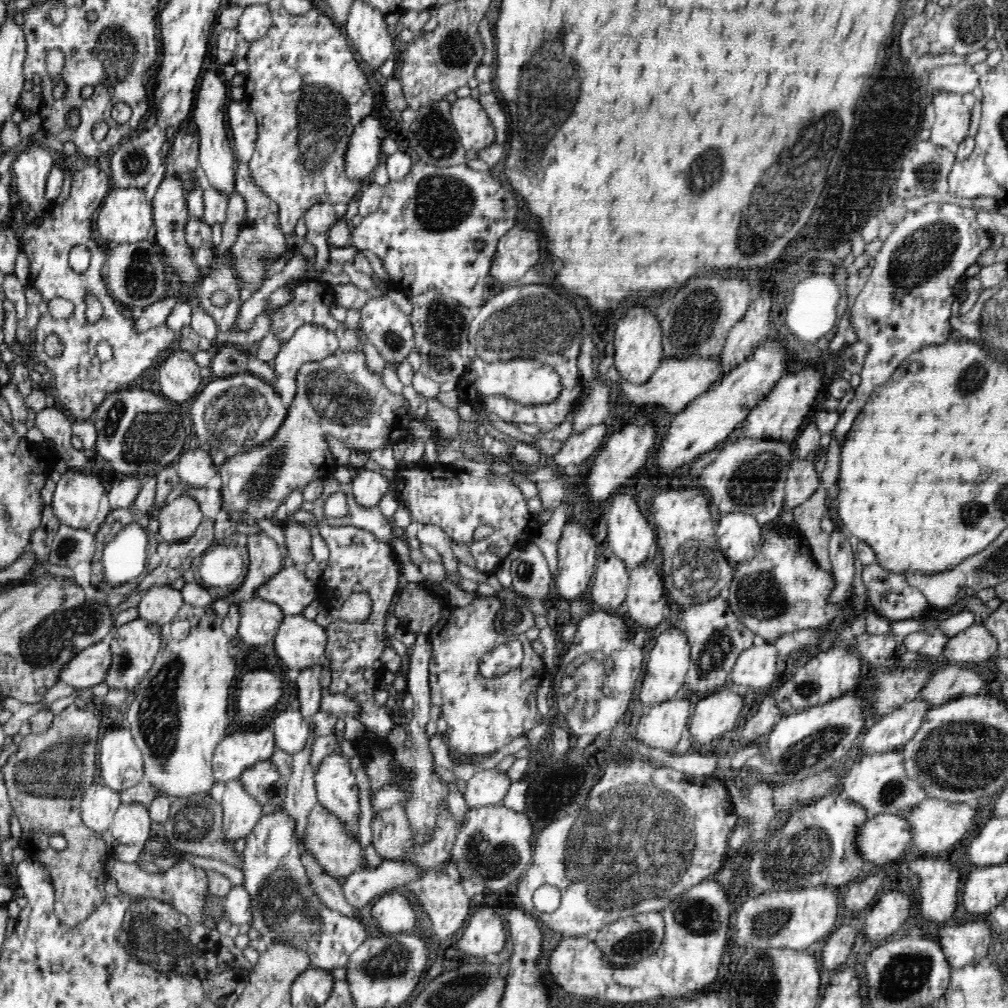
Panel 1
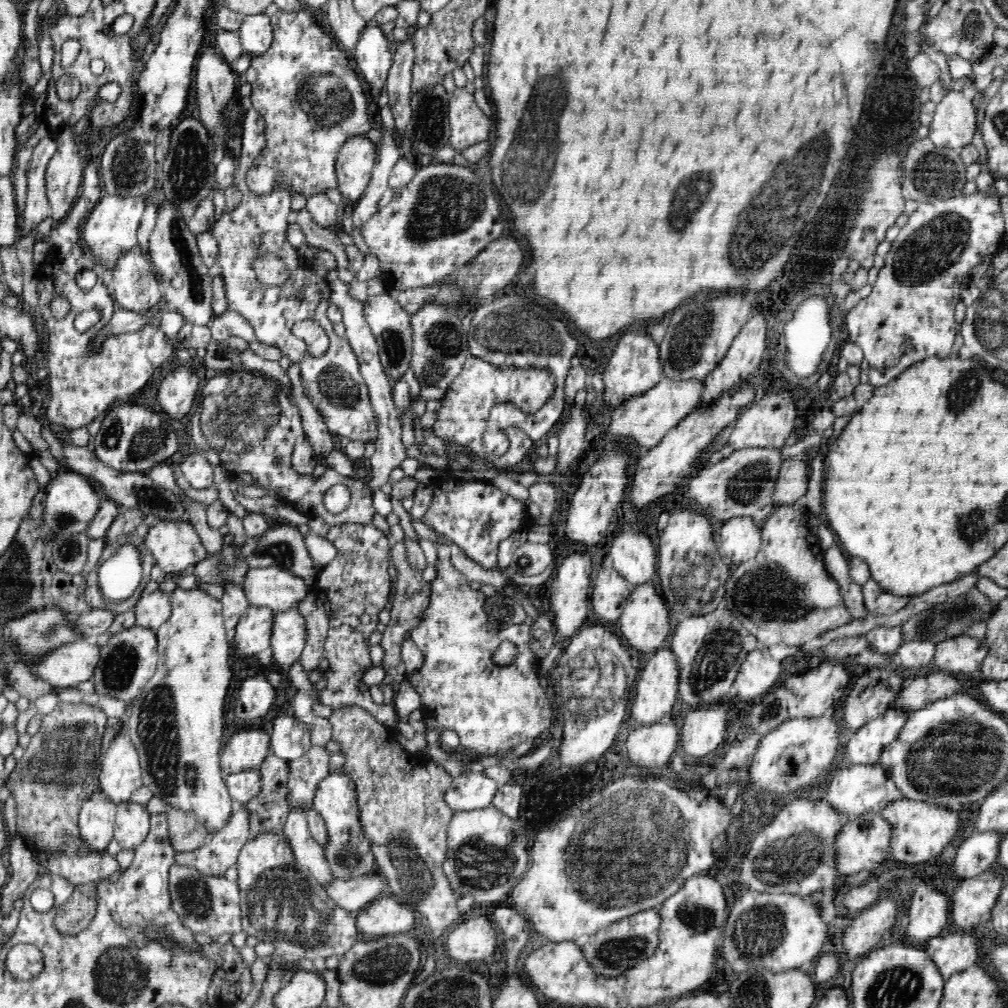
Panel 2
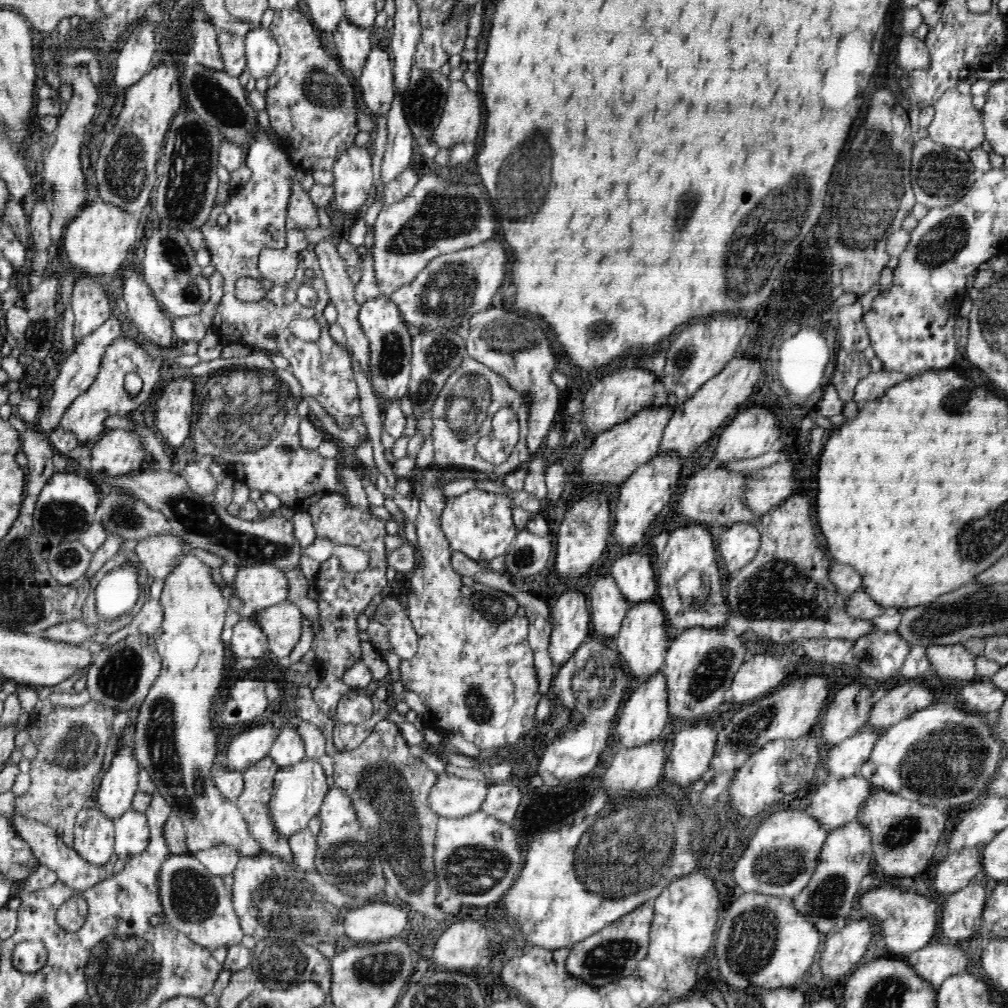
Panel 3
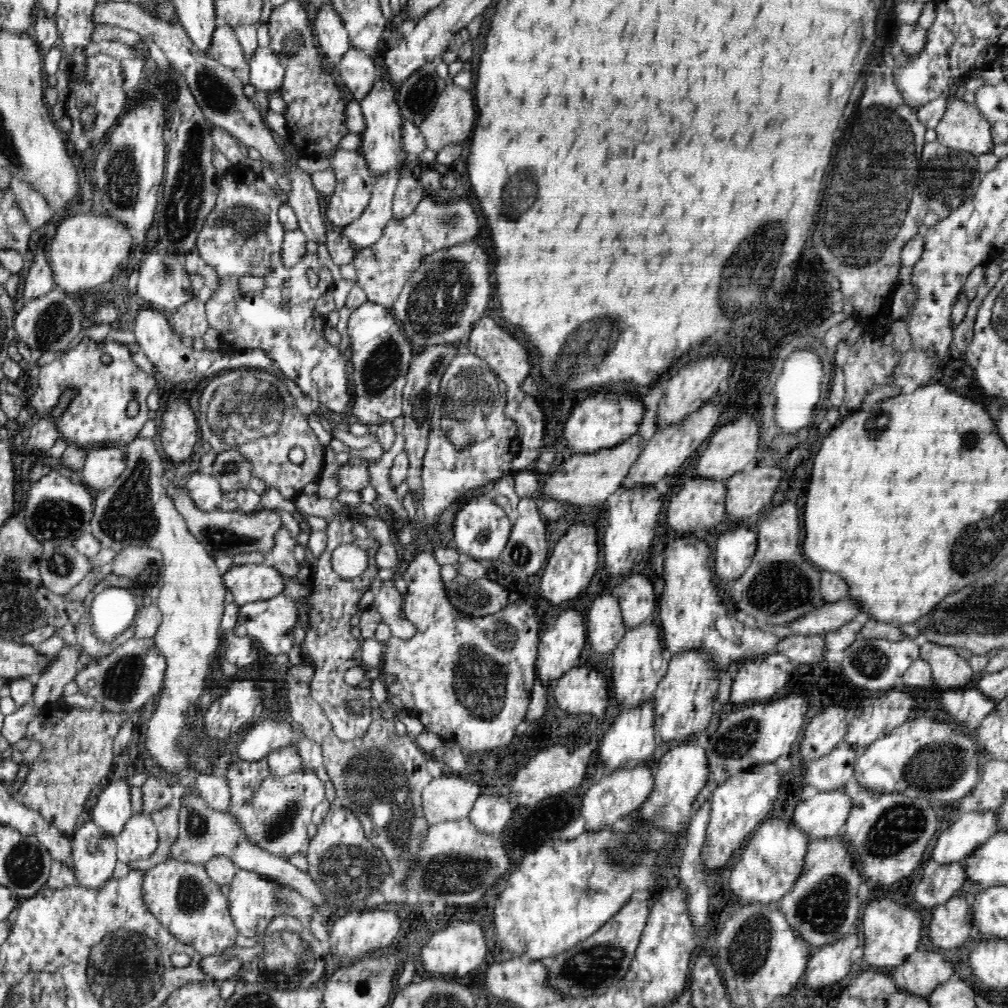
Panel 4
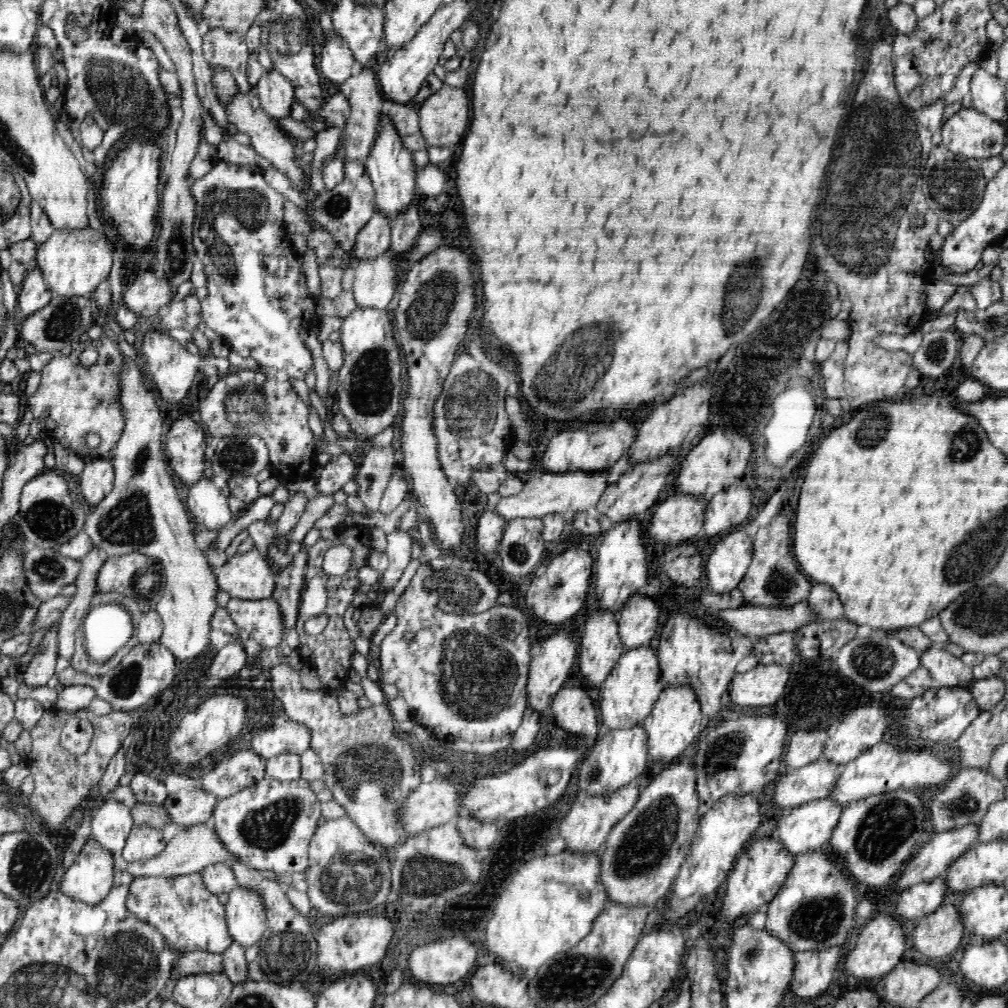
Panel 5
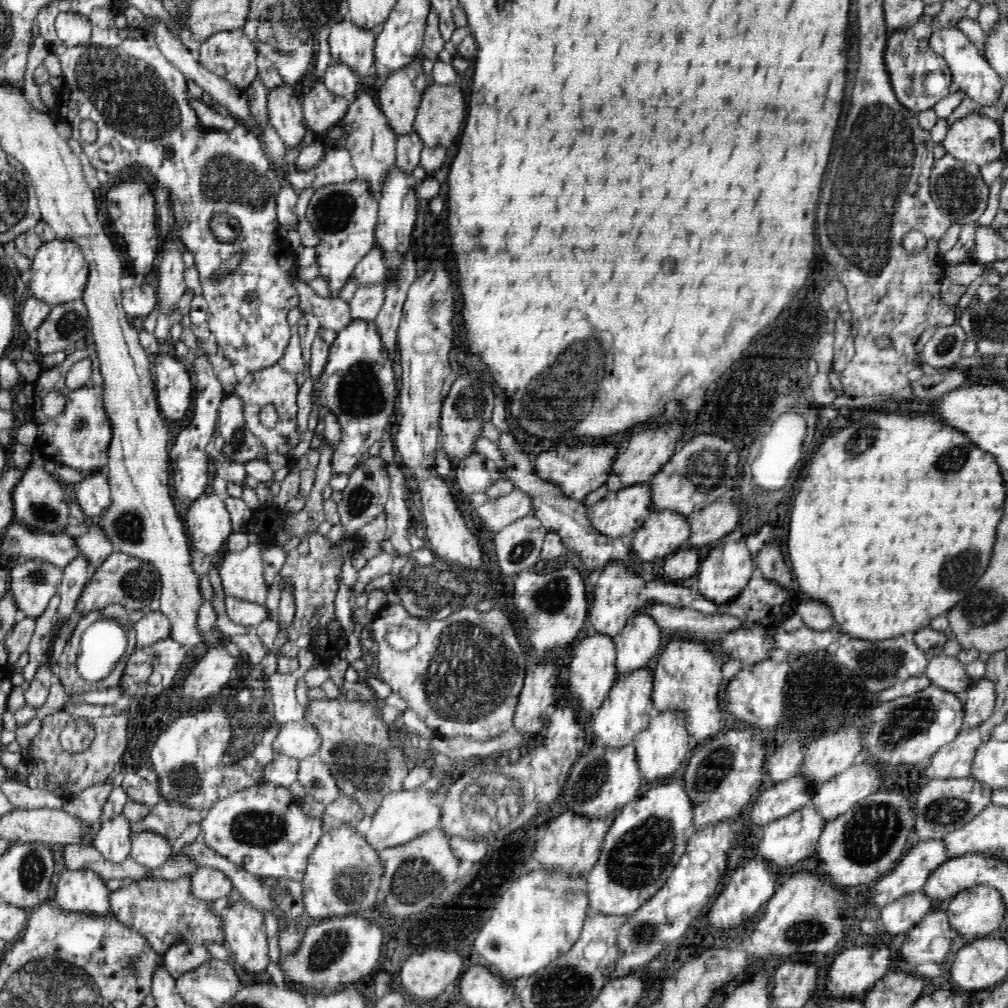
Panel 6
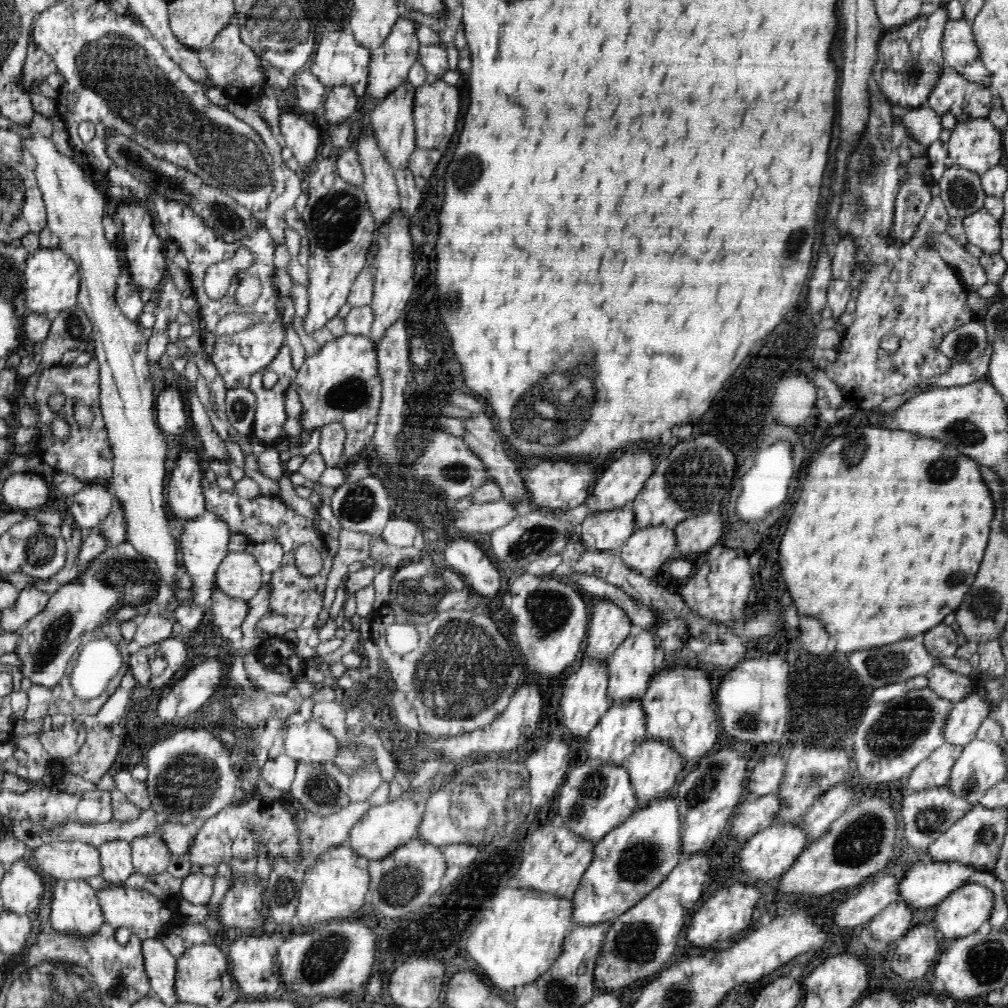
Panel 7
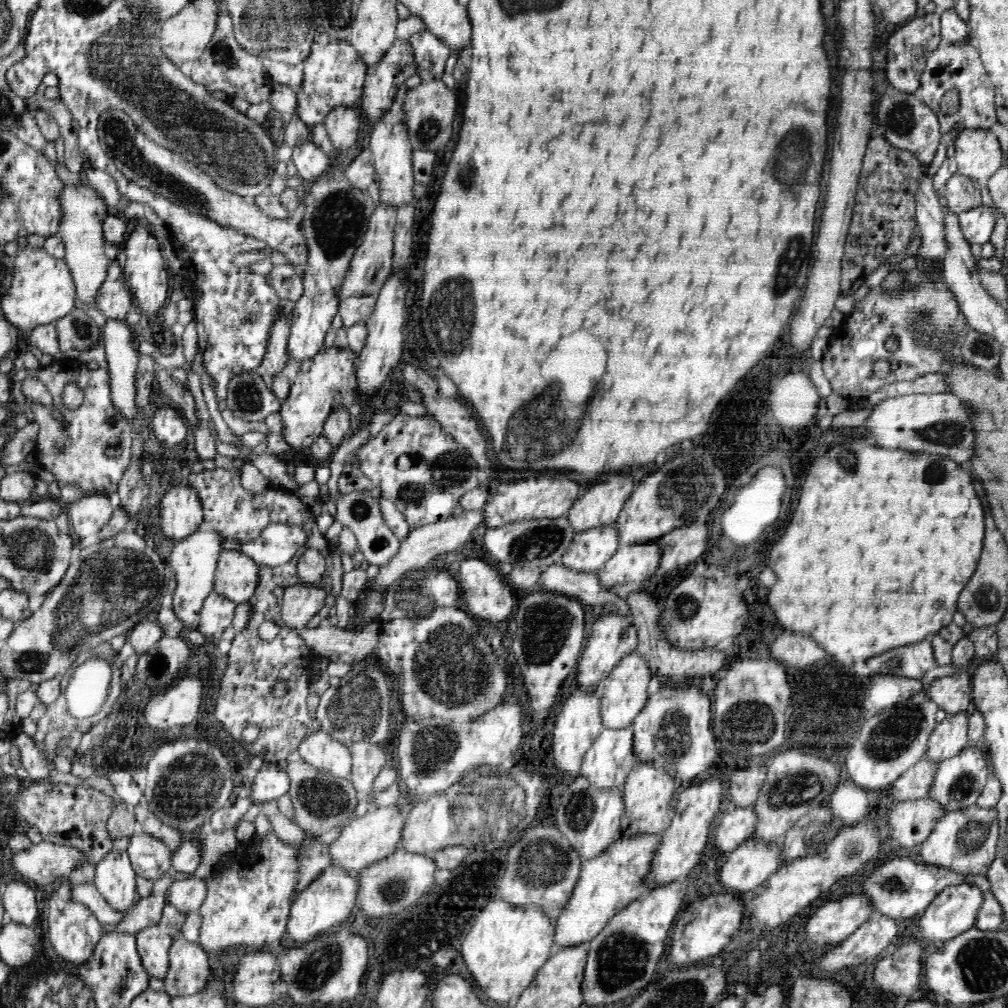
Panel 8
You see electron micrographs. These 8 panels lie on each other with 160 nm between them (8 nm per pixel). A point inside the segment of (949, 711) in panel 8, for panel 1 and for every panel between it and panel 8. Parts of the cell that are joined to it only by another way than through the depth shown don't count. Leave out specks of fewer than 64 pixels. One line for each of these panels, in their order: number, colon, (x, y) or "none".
1: (975, 644)
2: (960, 655)
3: (951, 661)
4: (949, 671)
5: (946, 670)
6: (945, 672)
7: (952, 686)

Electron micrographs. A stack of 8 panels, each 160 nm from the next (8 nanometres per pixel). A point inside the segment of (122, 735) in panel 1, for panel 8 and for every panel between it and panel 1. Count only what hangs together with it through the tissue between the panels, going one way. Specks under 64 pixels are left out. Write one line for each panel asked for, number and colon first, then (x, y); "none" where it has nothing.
2: (120, 774)
3: (119, 785)
4: (113, 809)
5: (111, 825)
6: (113, 838)
7: (115, 856)
8: (115, 878)

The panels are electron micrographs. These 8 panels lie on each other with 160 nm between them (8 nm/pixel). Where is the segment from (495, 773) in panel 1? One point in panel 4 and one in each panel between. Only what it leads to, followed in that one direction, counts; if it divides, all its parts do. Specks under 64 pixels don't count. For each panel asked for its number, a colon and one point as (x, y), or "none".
2: (470, 791)
3: (452, 797)
4: (446, 798)

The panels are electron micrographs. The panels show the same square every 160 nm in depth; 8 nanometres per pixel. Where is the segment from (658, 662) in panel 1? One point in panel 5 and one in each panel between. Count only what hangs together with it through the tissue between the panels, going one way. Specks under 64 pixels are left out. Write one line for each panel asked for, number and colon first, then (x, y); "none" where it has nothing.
2: (656, 696)
3: (645, 713)
4: (629, 741)
5: (616, 759)

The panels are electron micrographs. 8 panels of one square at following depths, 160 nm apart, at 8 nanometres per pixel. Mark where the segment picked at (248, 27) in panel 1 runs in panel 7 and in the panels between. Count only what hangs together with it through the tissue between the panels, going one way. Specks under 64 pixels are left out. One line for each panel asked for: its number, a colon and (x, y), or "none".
2: (256, 31)
3: (262, 52)
4: (267, 75)
5: (275, 93)
6: (286, 114)
7: (302, 137)

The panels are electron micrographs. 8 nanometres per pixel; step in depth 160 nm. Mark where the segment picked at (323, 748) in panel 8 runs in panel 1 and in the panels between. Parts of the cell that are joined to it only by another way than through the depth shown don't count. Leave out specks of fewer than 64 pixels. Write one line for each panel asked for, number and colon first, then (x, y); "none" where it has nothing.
1: (237, 752)
2: (244, 751)
3: (247, 748)
4: (262, 739)
5: (294, 737)
6: (301, 739)
7: (309, 742)

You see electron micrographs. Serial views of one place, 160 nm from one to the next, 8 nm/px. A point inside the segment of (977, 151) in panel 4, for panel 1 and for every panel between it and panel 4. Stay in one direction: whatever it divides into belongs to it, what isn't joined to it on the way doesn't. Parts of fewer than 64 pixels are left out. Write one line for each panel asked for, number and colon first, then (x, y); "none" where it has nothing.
1: (952, 118)
2: (954, 122)
3: (956, 123)

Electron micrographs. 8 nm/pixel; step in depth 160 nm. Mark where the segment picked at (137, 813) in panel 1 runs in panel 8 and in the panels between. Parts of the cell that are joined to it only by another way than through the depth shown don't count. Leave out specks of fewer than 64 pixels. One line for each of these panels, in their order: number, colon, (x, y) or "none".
2: (132, 823)
3: (132, 834)
4: (138, 840)
5: (144, 842)
6: (150, 849)
7: (150, 854)
8: (151, 858)

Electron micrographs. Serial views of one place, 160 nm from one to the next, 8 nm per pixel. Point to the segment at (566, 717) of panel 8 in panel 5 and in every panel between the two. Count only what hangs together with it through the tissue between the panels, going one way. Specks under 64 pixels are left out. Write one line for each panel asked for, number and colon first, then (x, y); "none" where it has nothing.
5: (600, 648)
6: (593, 672)
7: (585, 700)

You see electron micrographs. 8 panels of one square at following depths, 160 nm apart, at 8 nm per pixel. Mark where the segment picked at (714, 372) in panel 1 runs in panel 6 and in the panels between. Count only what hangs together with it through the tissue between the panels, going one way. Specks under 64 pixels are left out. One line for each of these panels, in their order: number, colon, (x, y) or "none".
2: (646, 419)
3: (615, 455)
4: (589, 480)
5: (569, 492)
6: (497, 513)

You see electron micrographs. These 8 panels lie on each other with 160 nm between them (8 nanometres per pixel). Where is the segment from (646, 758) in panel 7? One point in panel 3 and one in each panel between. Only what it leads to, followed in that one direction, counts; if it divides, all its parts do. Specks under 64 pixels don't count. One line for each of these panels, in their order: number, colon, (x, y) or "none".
3: (700, 664)
4: (684, 701)
5: (671, 730)
6: (661, 748)

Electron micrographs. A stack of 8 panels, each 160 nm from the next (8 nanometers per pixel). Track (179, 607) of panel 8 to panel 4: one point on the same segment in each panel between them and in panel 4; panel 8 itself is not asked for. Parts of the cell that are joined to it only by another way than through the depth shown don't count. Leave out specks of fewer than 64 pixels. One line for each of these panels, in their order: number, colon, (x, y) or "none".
4: (203, 488)
5: (205, 499)
6: (208, 523)
7: (203, 544)

